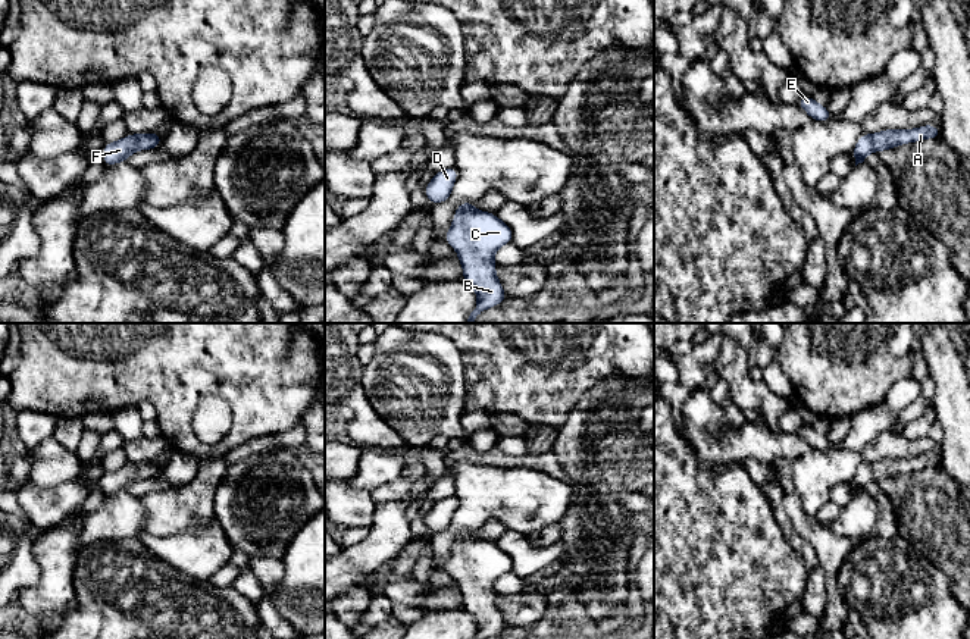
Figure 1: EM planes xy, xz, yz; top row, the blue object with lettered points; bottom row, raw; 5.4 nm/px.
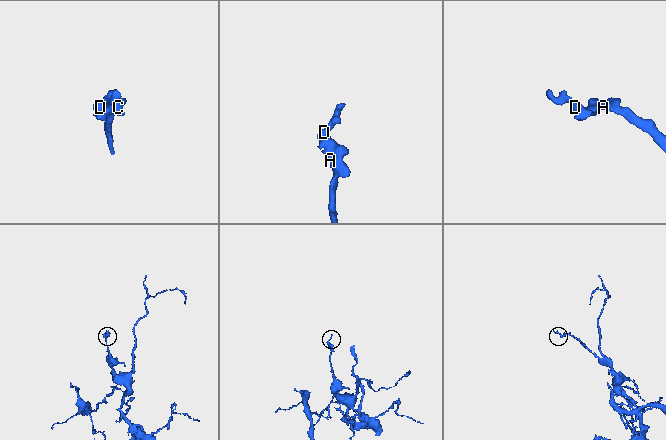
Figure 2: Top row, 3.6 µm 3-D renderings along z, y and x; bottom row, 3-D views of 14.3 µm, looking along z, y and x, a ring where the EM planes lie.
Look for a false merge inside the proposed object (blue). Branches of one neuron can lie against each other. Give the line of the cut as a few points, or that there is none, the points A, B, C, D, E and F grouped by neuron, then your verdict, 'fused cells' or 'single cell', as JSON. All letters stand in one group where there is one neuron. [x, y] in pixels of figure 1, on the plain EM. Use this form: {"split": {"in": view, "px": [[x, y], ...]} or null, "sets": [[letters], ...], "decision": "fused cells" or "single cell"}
{"split": null, "sets": [["A", "B", "C", "D", "E", "F"]], "decision": "single cell"}

